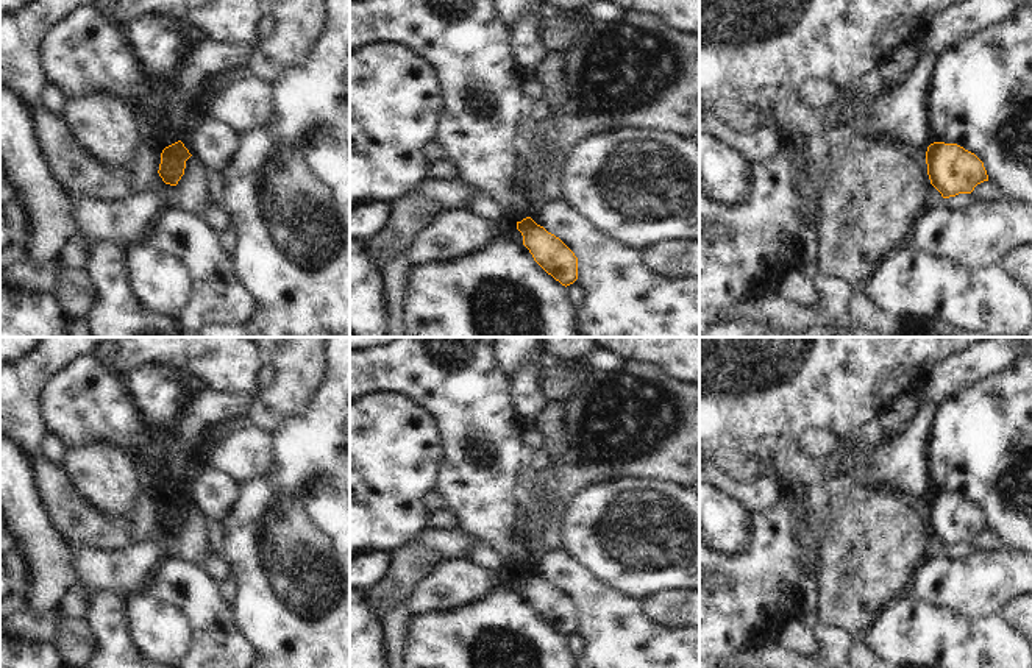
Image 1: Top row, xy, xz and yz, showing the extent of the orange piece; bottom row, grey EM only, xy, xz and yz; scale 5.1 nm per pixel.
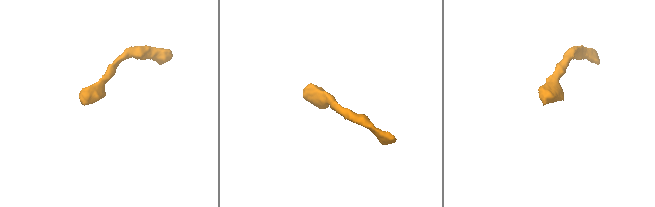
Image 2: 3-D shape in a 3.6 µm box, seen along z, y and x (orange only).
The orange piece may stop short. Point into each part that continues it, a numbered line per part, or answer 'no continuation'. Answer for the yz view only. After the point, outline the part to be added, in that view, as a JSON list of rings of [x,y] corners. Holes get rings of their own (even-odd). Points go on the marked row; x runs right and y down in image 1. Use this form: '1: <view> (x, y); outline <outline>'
no continuation

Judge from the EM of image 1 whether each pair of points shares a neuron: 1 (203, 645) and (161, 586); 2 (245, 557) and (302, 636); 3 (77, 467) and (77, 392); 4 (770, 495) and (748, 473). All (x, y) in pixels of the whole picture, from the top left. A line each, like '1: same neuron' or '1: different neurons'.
1: same neuron
2: same neuron
3: different neurons
4: different neurons

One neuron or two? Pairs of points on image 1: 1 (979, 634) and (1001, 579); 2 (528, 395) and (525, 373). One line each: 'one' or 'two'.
1: two
2: one

